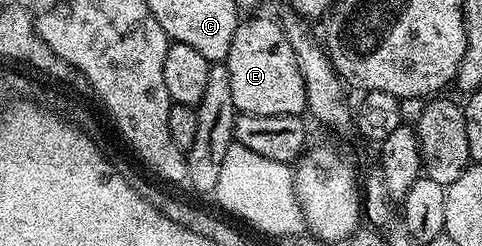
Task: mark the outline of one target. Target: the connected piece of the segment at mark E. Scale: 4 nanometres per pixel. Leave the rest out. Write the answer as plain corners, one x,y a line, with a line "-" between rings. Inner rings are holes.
256,16
253,20
241,19
234,30
234,42
230,42
230,50
226,61
230,70
230,90
234,90
234,106
237,113
258,114
259,116
298,116
303,117
308,107
306,86
302,82
302,70
298,70
298,58
294,58
294,50
290,42
286,42
286,34
275,19
267,20
264,16

